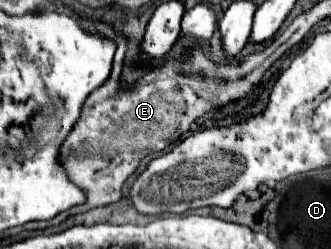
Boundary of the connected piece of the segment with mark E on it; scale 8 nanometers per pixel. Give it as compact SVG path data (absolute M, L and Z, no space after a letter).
M113 33L113 39L117 43L115 59L113 59L113 69L103 83L103 87L97 87L83 103L81 117L61 143L59 151L59 163L67 171L67 177L71 177L71 183L77 187L83 187L83 193L87 193L87 203L79 207L71 207L67 213L59 213L55 219L49 221L31 221L17 231L27 231L27 229L45 229L51 225L57 225L65 221L69 215L77 215L83 211L89 211L93 207L109 205L121 199L121 187L125 179L137 169L139 161L151 153L163 151L167 145L173 145L183 133L189 131L191 127L191 115L195 111L207 109L207 107L217 107L217 105L227 105L229 101L235 101L247 93L251 93L263 73L293 45L287 41L283 43L259 69L255 69L251 75L247 75L241 81L235 83L221 83L215 85L211 81L205 81L201 77L193 75L165 75L161 71L149 71L145 77L137 81L137 85L131 91L121 91L119 89L119 73L123 65L123 57L127 51L127 43L121 35Z

